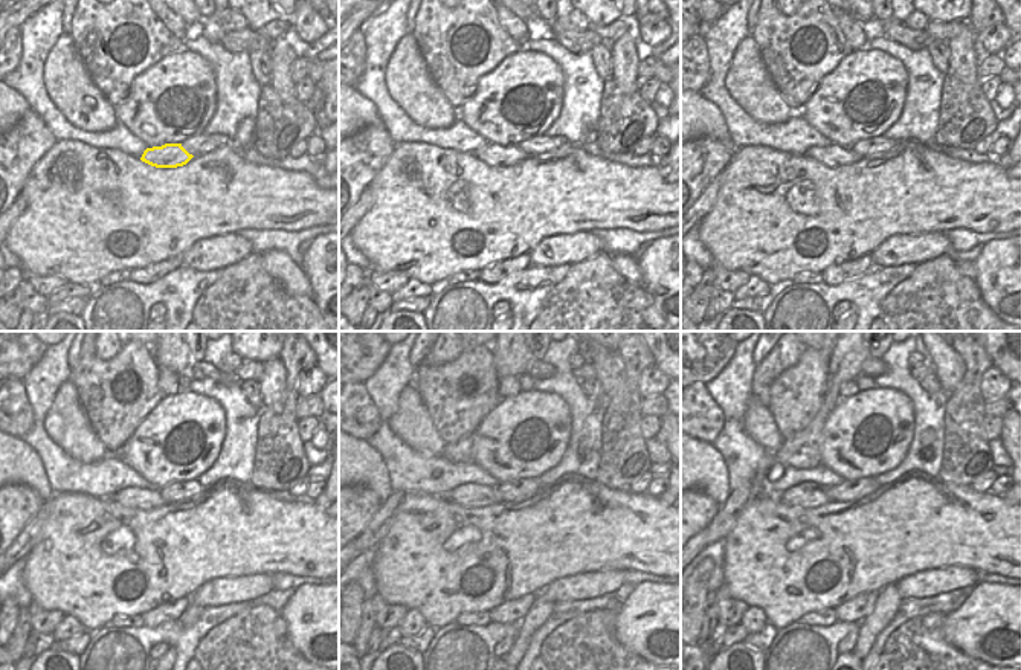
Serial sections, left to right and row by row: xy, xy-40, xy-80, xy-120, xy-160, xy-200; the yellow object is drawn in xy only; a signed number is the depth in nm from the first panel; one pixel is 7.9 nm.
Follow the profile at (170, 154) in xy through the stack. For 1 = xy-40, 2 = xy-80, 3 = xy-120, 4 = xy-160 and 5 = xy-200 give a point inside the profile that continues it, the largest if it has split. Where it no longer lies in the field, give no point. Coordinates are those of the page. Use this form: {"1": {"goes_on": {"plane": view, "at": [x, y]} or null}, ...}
{"1": {"goes_on": {"plane": "xy-40", "at": [493, 154]}}, "2": {"goes_on": {"plane": "xy-80", "at": [832, 156]}}, "3": {"goes_on": {"plane": "xy-120", "at": [132, 498]}}, "4": {"goes_on": {"plane": "xy-160", "at": [467, 495]}}, "5": {"goes_on": {"plane": "xy-200", "at": [808, 495]}}}

